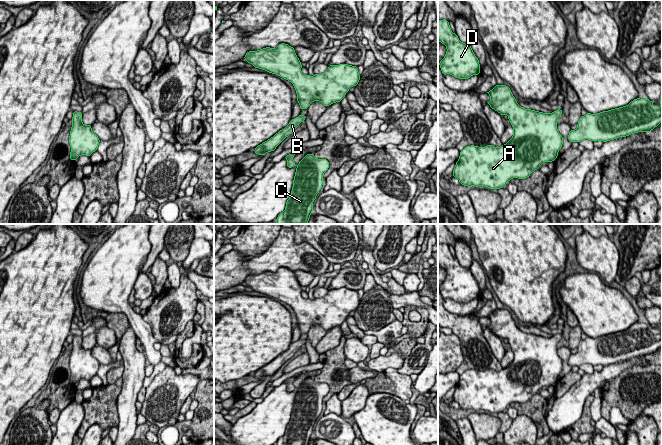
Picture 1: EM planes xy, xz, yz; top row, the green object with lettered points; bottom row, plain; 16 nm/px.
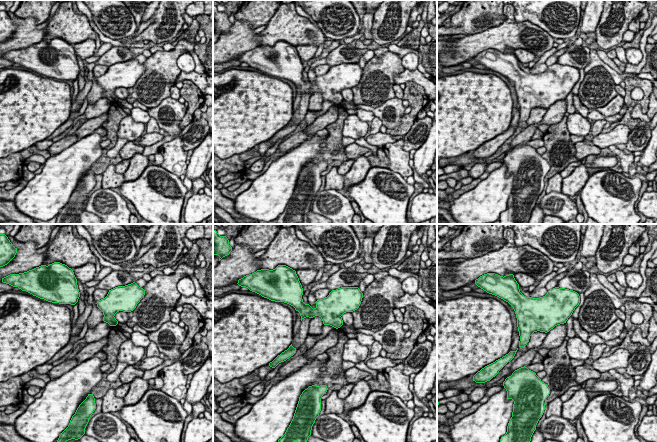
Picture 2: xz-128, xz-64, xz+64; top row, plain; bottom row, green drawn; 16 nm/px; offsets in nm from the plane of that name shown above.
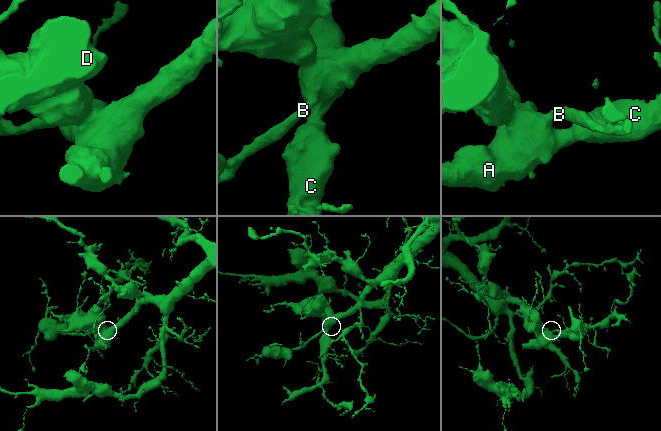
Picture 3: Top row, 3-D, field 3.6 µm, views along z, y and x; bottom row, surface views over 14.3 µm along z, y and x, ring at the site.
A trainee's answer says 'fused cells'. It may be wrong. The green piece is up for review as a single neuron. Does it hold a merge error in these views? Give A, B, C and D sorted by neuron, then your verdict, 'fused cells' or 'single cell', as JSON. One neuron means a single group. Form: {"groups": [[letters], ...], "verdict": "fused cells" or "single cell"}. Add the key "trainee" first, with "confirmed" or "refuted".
{"trainee": "refuted", "groups": [["A", "B", "C", "D"]], "verdict": "single cell"}

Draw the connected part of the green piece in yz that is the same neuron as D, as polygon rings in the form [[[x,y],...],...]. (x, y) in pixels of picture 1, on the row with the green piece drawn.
[[[446,19],[438,21],[438,41],[447,48],[444,58],[439,62],[443,75],[450,74],[459,79],[468,79],[481,73],[479,60],[470,44],[459,40]]]

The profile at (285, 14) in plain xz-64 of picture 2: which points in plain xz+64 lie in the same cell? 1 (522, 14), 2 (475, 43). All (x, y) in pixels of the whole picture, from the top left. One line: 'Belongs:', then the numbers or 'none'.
Belongs: 2

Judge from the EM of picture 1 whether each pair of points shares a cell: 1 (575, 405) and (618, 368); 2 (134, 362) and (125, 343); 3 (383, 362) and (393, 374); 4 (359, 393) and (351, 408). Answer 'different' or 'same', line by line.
1: same
2: same
3: different
4: same

